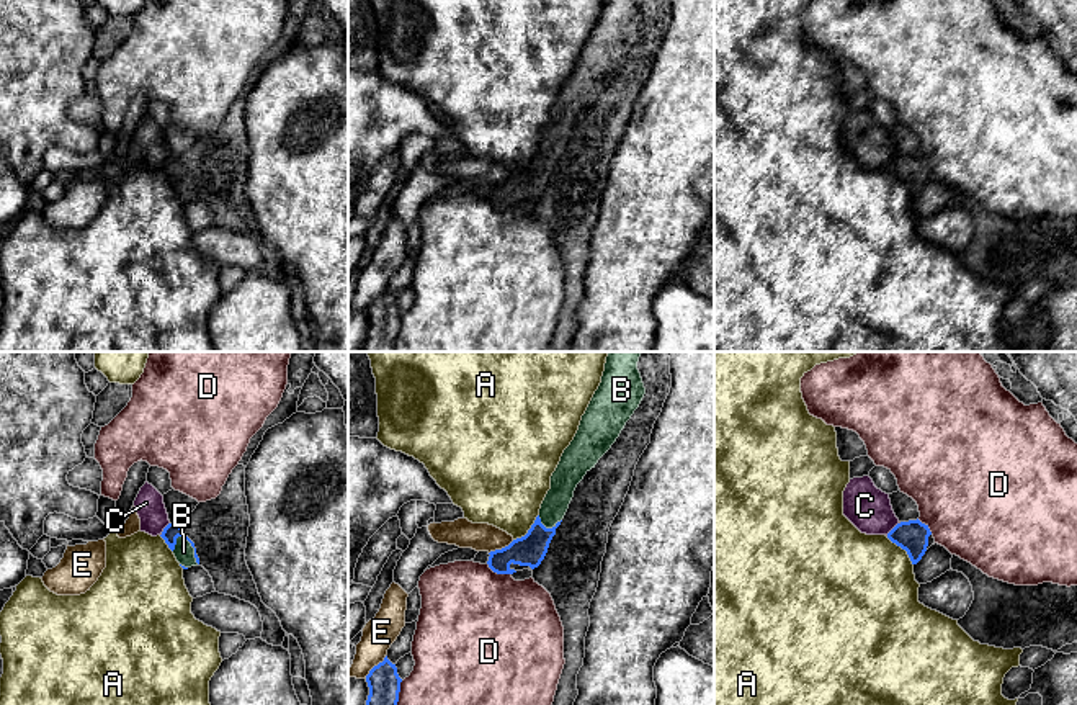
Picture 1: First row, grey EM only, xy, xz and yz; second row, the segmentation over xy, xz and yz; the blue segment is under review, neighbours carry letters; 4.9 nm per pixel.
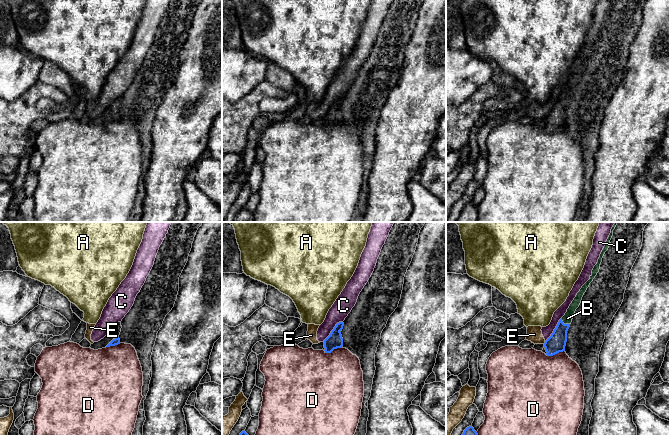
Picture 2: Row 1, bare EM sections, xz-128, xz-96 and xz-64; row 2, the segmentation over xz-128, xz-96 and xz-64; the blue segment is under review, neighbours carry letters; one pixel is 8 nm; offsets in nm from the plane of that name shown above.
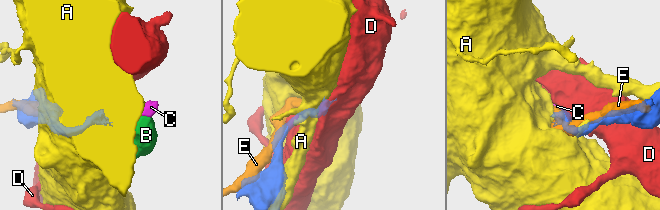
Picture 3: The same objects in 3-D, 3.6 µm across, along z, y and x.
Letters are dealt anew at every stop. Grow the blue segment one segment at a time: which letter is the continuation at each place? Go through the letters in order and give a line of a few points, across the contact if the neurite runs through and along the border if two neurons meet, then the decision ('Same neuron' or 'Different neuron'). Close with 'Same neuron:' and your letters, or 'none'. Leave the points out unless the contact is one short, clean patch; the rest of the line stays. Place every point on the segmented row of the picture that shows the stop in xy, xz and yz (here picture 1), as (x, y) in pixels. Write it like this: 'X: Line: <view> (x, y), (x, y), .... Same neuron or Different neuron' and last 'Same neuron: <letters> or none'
A: Different neuron
B: Line: xy (172, 530), (193, 547), (183, 552). Same neuron
C: Line: yz (901, 522), (886, 535). Different neuron
D: Different neuron
E: Different neuron
Same neuron: B

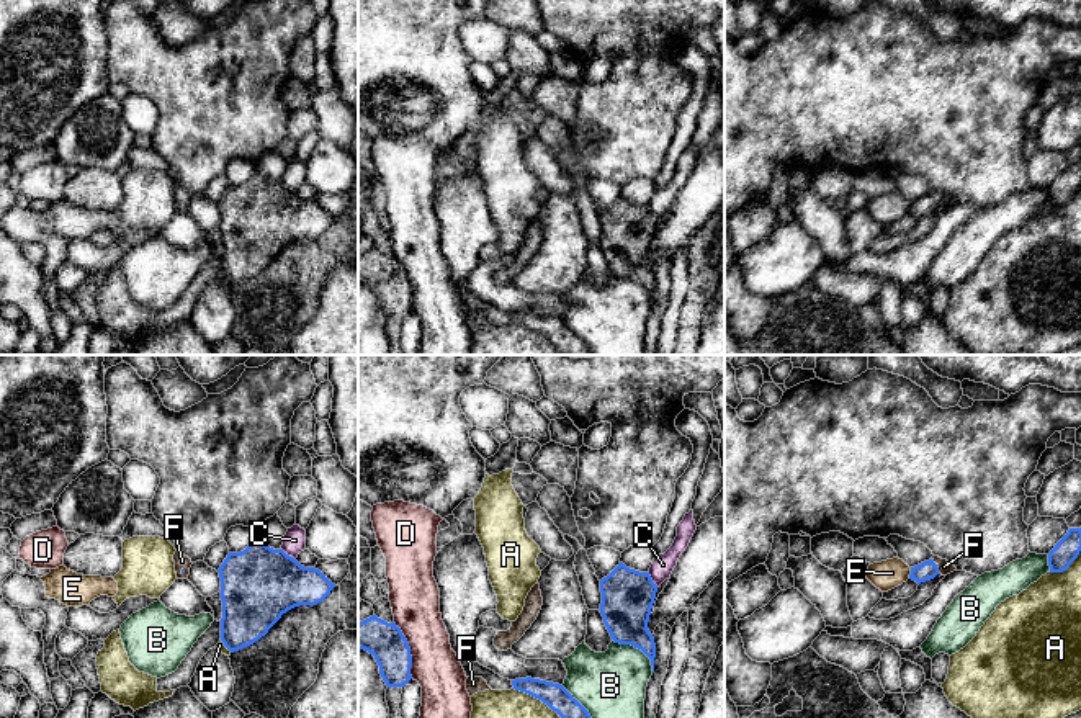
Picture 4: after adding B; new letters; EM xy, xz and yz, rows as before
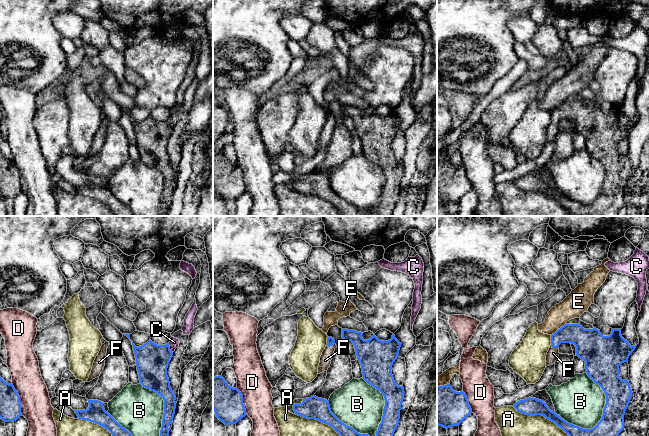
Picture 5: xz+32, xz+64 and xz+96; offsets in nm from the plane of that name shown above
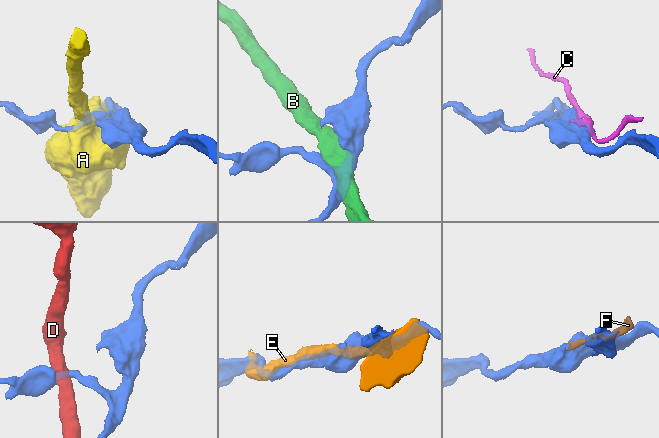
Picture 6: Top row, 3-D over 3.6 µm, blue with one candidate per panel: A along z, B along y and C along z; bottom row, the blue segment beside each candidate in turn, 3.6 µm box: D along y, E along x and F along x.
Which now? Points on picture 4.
A: Different neuron
B: Different neuron
C: Line: xz (648, 571), (658, 586). Different neuron
D: Different neuron
E: Different neuron
F: Line: yz (928, 569), (936, 565), (944, 566). Same neuron
Same neuron: F

